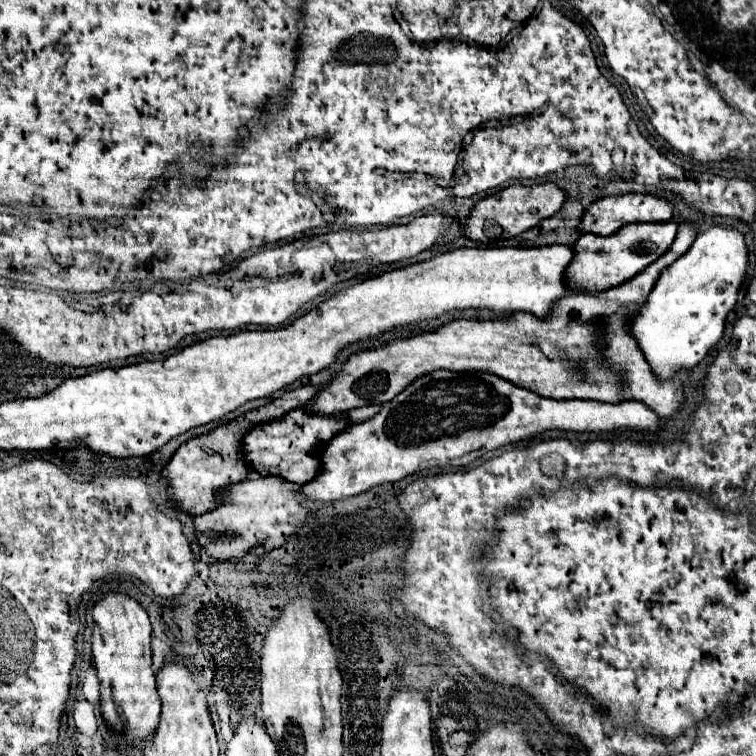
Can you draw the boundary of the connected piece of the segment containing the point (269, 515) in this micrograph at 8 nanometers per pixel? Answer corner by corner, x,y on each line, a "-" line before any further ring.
248,477
242,483
220,489
218,497
220,505
192,517
200,547
216,561
240,561
244,555
264,555
280,547
308,517
308,509
302,507
304,497
300,497
298,485
278,477

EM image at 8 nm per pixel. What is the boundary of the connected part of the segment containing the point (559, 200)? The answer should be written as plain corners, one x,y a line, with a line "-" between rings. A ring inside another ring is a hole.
554,183
532,185
532,187
510,185
494,195
484,197
482,201
478,201
472,207
466,223
462,225
464,237
480,241
480,243
488,243
492,239
516,237
522,231
528,231
530,227
540,223
542,219
548,219
548,215
554,215
556,211
560,211
560,207
564,205
564,199
566,199
566,193
560,187
556,187

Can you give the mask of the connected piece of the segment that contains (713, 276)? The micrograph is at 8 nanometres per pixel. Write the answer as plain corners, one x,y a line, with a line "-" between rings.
712,225
696,237
680,259
660,273
644,307
630,317
630,335
640,345
656,379
666,381
678,371
692,369
722,339
724,321
736,305
746,267
748,251
744,235
732,227

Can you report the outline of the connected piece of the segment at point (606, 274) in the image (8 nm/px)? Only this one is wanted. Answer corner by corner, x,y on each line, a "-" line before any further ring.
672,221
656,223
656,225
632,223
608,237
586,233
572,245
574,257
572,257
572,263
564,271
566,285
570,287
570,291
576,289
582,293
596,293
596,291
618,287
620,283
644,271
644,267
654,263
660,255
664,255
664,251
668,251
668,247
672,245
674,237
676,237
676,223

